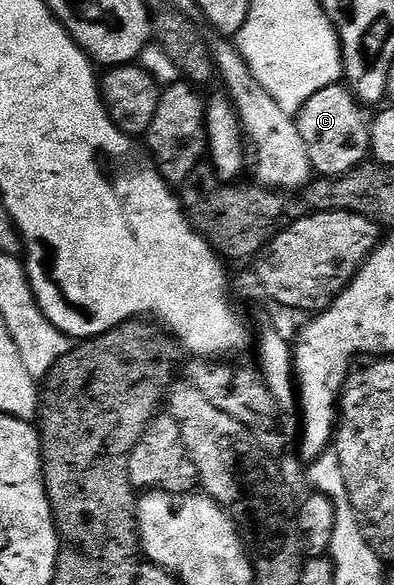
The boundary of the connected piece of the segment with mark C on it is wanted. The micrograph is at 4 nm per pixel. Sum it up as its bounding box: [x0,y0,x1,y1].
[297,85,371,176]

